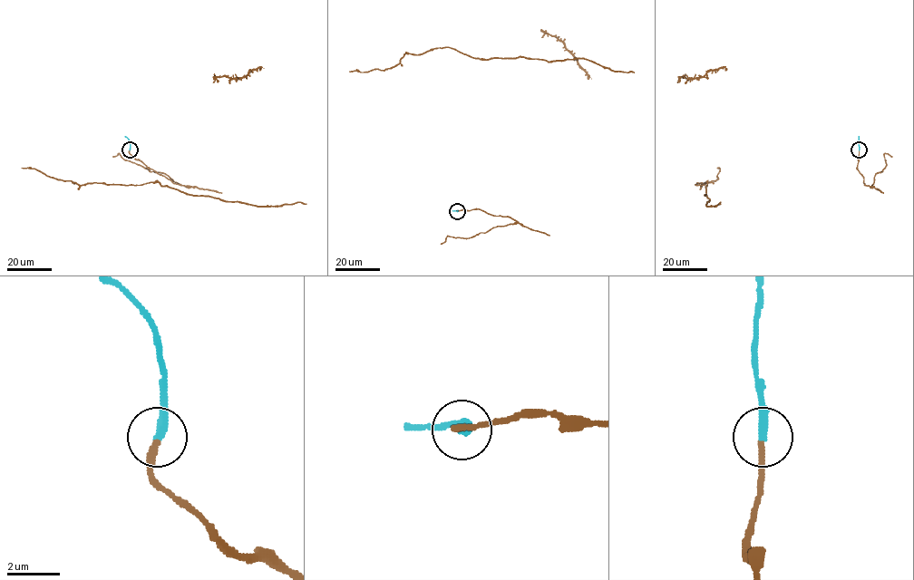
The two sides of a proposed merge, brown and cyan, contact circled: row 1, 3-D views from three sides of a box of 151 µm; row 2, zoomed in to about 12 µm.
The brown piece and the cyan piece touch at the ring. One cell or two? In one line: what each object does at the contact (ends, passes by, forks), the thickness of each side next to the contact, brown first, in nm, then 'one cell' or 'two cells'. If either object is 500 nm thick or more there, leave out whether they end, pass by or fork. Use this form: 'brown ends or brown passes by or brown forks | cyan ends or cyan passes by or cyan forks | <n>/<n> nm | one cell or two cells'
brown ends | cyan ends | 240/320 nm | one cell

